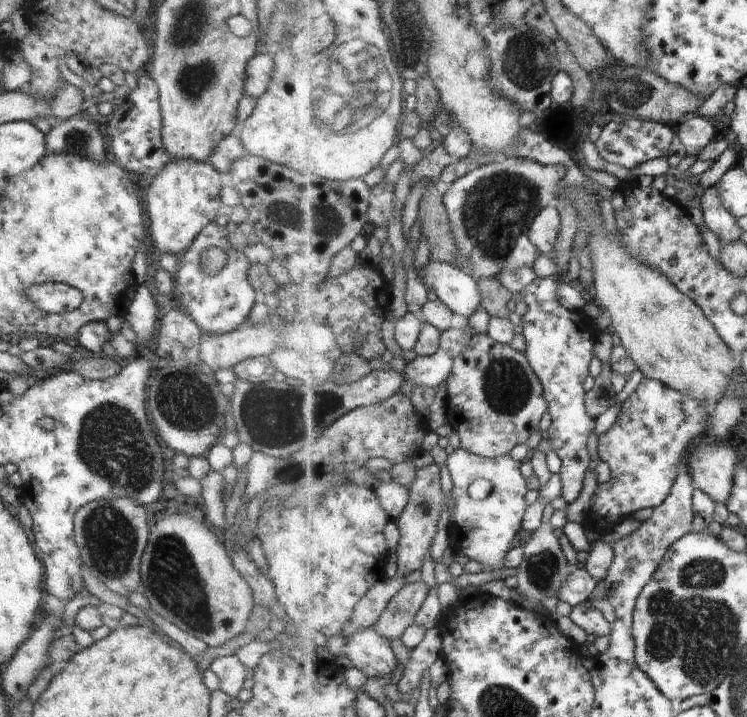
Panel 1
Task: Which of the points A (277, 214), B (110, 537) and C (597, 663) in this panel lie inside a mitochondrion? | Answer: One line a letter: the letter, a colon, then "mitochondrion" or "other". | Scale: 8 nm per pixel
A: mitochondrion
B: mitochondrion
C: other

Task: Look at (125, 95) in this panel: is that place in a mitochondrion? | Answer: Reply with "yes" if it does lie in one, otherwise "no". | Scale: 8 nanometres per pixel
no

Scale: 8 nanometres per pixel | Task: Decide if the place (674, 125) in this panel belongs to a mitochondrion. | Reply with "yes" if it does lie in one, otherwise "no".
no

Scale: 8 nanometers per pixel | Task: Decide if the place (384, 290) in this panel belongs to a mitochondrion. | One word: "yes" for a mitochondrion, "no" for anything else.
no

